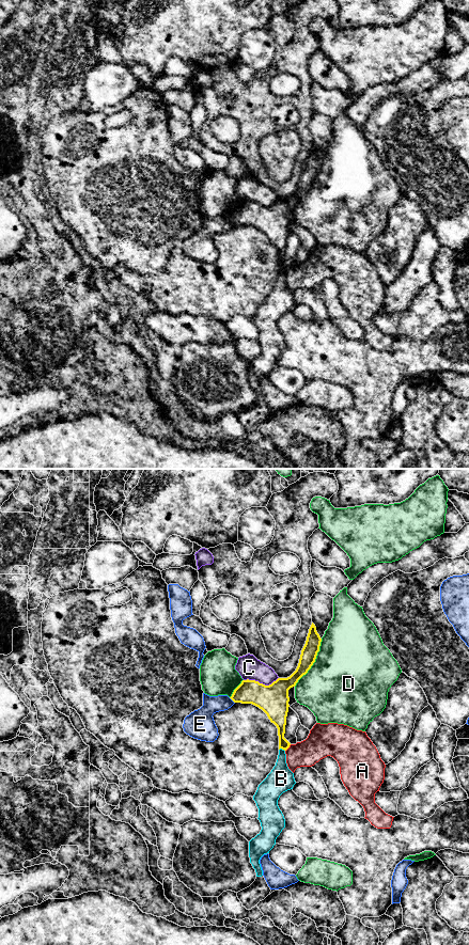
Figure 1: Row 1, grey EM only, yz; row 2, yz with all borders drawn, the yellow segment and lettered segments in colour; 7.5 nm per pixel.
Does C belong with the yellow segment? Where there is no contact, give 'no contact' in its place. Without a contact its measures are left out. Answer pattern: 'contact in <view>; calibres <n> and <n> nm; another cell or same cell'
contact in yz; calibres 220 and 180 nm; another cell

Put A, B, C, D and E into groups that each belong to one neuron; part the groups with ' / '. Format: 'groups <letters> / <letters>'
groups A / B / C / D / E

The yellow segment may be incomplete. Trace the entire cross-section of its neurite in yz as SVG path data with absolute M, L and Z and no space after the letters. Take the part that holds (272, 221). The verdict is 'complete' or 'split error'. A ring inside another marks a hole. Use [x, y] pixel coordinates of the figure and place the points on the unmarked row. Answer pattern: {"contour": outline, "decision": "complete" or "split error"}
{"contour": "M312 144L301 172L296 192L287 200L278 200L269 207L255 202L243 202L230 219L234 224L252 225L262 231L278 250L279 271L286 272L291 265L284 259L288 234L288 211L308 194L315 184L322 160Z", "decision": "complete"}

